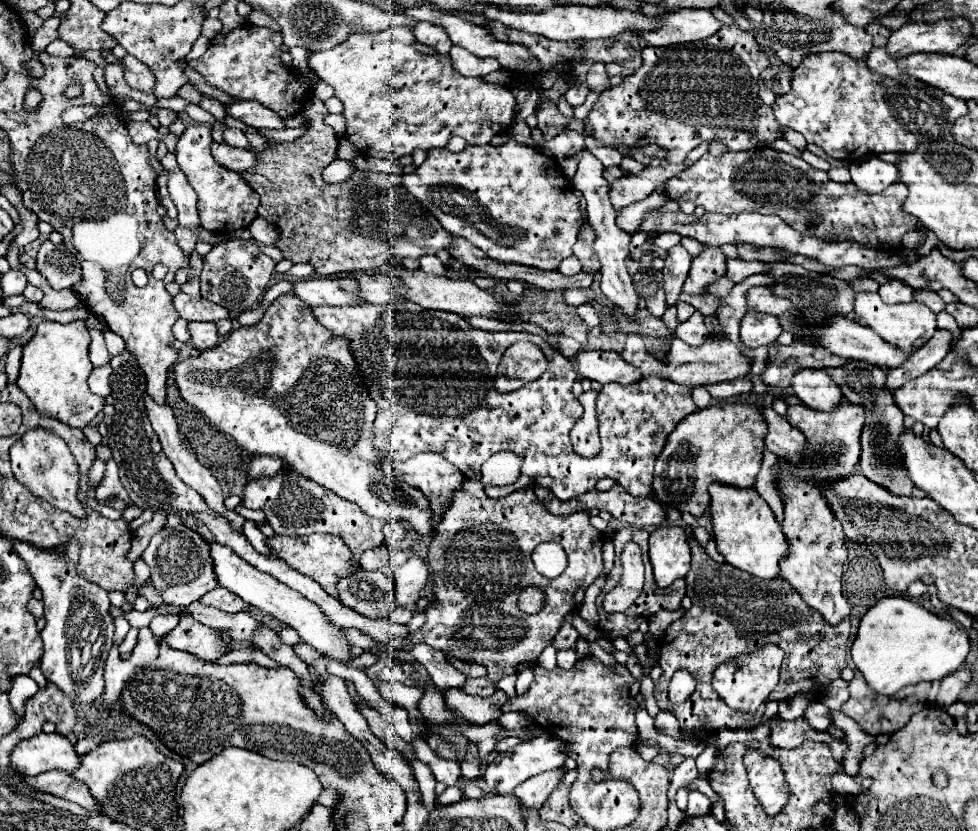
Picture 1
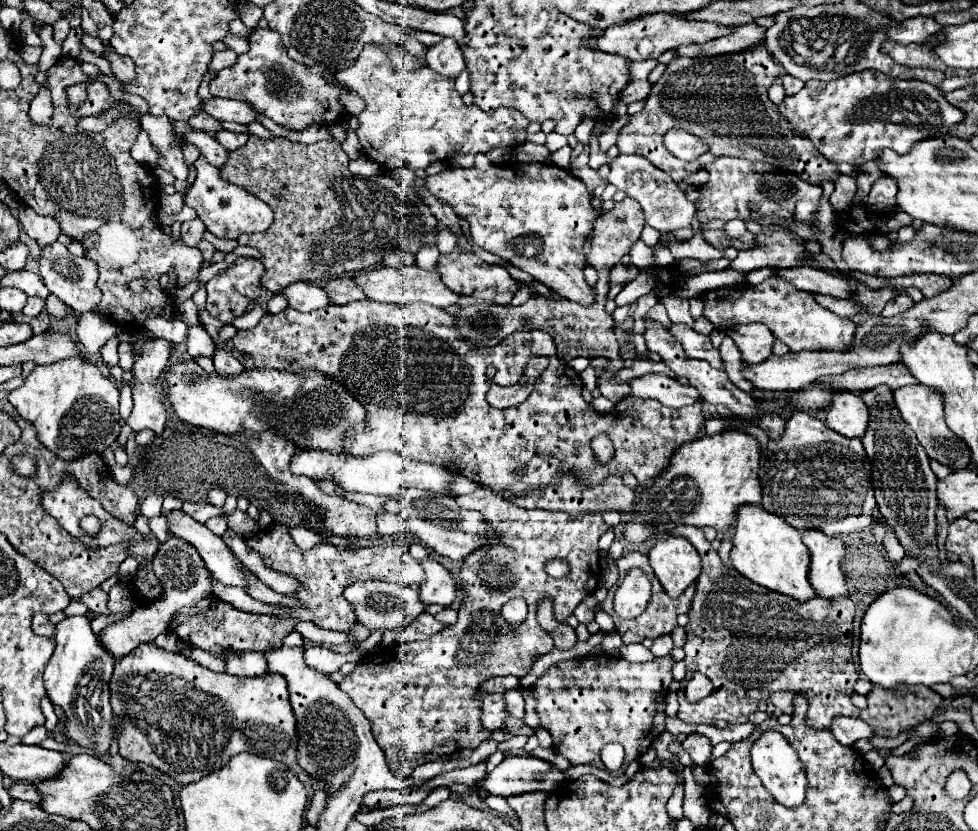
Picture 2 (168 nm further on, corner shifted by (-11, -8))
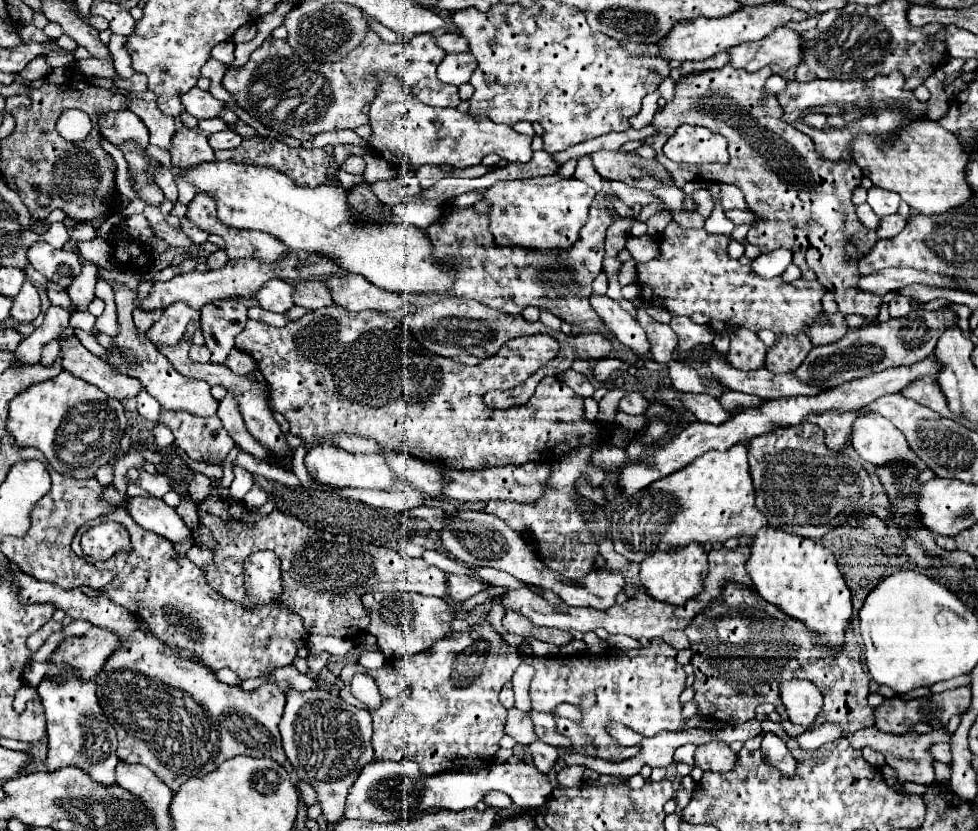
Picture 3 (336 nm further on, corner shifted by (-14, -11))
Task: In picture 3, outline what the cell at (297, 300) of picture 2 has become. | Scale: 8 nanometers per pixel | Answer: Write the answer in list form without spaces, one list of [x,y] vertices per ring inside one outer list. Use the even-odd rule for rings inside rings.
[[[270,279],[256,297],[264,309],[274,313],[286,313],[294,307],[294,285],[282,279]]]

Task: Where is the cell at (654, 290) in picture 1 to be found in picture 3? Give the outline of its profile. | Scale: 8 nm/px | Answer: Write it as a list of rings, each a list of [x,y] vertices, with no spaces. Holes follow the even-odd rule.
[[[638,311],[638,323],[642,323],[642,329],[650,339],[650,359],[658,363],[670,361],[674,357],[672,353],[678,347],[678,337],[674,335],[672,327],[652,319],[646,311]]]

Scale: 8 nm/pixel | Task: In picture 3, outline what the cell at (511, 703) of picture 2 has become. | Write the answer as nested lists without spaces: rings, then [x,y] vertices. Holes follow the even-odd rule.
[[[528,711],[528,717],[532,719],[536,735],[540,737],[540,741],[544,741],[548,745],[554,745],[554,747],[562,747],[562,749],[572,749],[570,741],[556,733],[556,725],[554,725],[556,717],[554,715],[538,713],[538,711]]]

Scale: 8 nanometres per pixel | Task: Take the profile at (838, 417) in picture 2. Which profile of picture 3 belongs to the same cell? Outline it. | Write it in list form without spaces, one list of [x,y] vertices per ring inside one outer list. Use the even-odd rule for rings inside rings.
[[[858,415],[852,427],[852,447],[872,465],[890,461],[916,461],[906,437],[882,415]]]

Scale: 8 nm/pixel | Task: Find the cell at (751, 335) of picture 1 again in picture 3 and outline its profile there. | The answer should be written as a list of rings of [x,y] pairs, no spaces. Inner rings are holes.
[[[740,327],[730,333],[730,351],[726,357],[736,369],[754,371],[766,363],[766,345],[754,331]]]

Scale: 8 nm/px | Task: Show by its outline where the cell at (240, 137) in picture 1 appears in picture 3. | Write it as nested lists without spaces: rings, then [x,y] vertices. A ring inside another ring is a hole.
[[[226,129],[222,133],[210,135],[208,141],[218,151],[218,149],[234,149],[234,147],[238,147],[244,141],[244,137],[240,133],[236,133],[236,131],[232,131],[232,129]]]

